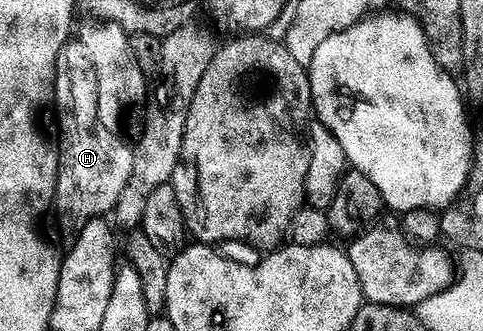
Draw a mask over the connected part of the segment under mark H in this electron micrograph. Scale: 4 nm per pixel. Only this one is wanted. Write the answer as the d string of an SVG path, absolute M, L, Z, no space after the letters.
M69 39L62 50L58 50L55 104L56 116L60 119L60 161L56 175L54 212L57 212L56 220L60 223L61 234L72 238L82 230L86 222L115 209L130 178L132 149L115 136L115 131L88 132L98 124L98 82L94 66L86 54L86 46L82 46L79 39Z

